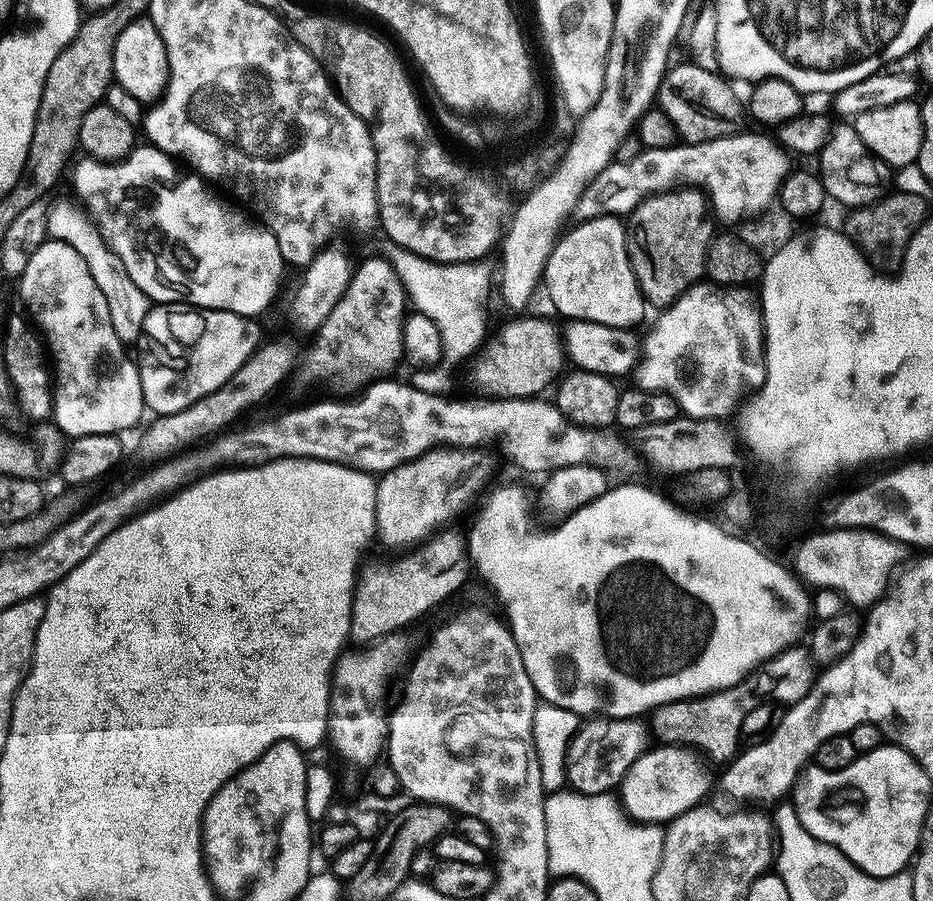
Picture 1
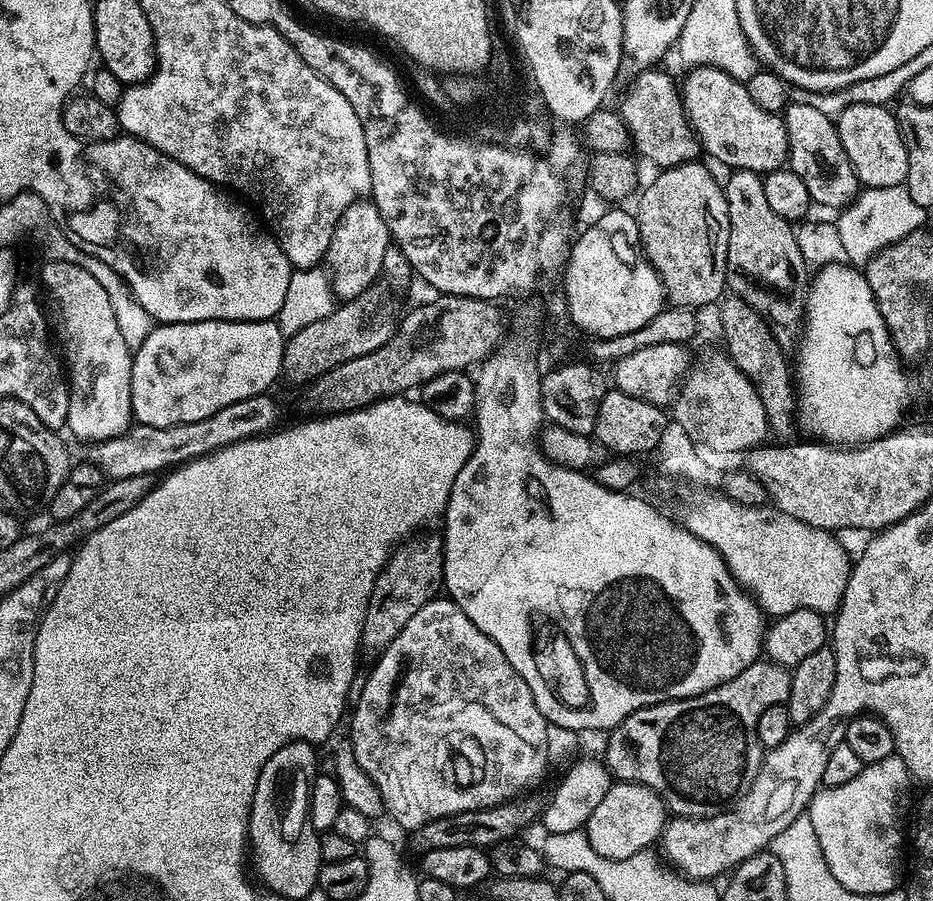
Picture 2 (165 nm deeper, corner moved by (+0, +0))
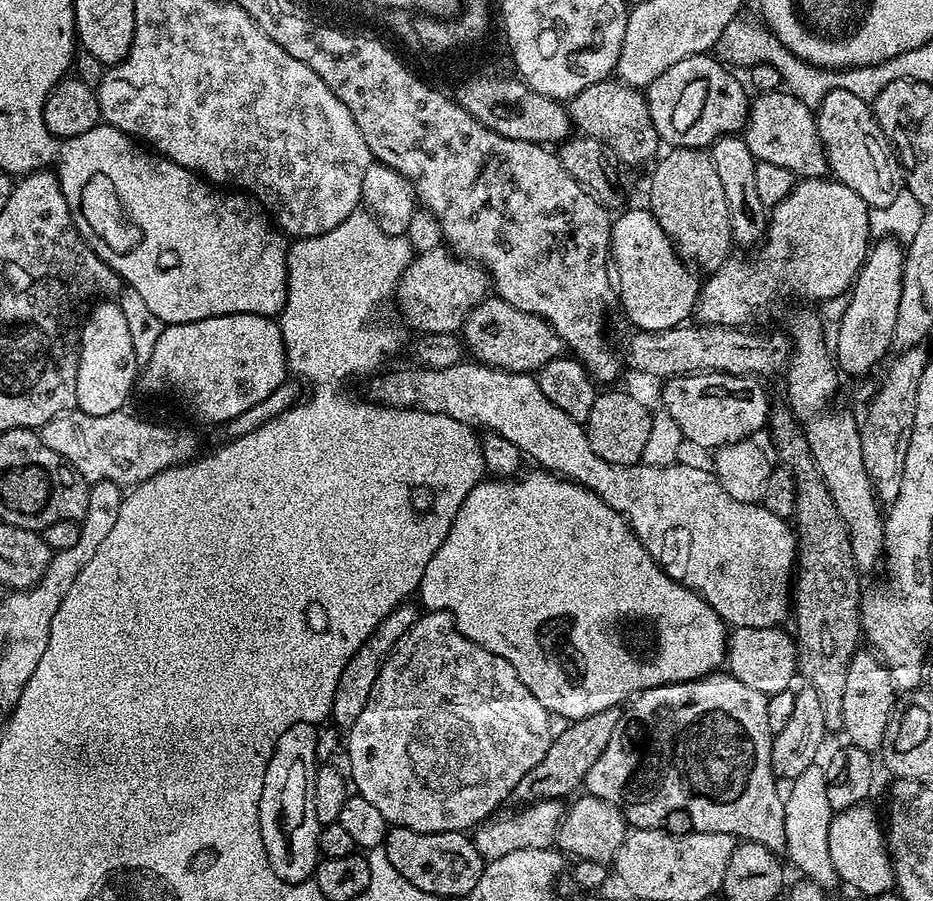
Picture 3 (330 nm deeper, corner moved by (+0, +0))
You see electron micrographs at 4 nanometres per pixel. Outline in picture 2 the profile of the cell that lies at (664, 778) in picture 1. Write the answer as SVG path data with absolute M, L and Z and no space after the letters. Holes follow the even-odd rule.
M632 780L619 781L613 783L605 798L598 802L597 809L585 824L584 833L598 855L621 860L651 847L663 831L667 818L664 801L652 788Z

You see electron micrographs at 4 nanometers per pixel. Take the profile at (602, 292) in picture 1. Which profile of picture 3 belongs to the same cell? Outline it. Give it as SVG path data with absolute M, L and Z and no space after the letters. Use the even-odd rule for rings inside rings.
M647 207L632 208L629 212L618 215L612 222L612 240L610 260L614 265L614 284L618 289L618 304L624 308L624 316L633 325L633 329L642 332L661 332L681 327L684 320L696 311L696 300L700 296L701 281L696 281L697 273L681 260L672 245L672 239L658 226Z

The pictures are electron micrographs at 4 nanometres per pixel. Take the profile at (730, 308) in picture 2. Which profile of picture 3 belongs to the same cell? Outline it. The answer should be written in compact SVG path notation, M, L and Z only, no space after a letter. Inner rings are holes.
M773 407L766 428L772 431L772 444L780 459L777 461L792 473L796 483L794 532L798 537L798 571L794 576L794 641L798 676L814 690L814 694L818 694L828 732L839 733L844 727L842 698L846 691L846 674L852 656L862 644L862 573L856 566L854 550L850 546L848 524L842 514L838 514L830 490L820 476L800 421L793 416L791 408Z

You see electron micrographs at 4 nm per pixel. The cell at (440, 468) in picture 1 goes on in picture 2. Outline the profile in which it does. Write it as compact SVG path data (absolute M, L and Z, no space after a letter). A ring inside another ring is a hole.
M439 539L416 540L404 542L393 551L388 563L380 571L374 582L374 590L370 594L370 602L366 606L366 618L360 635L361 649L366 653L379 654L390 642L422 610L427 600L437 599L442 592L444 578L444 545Z

